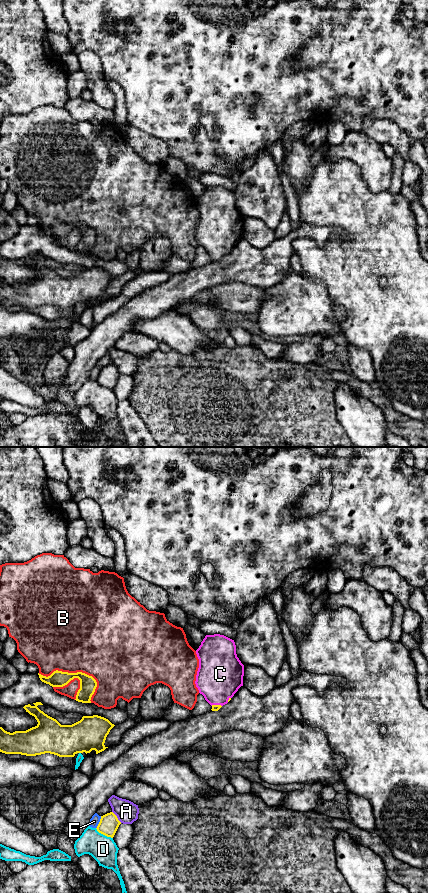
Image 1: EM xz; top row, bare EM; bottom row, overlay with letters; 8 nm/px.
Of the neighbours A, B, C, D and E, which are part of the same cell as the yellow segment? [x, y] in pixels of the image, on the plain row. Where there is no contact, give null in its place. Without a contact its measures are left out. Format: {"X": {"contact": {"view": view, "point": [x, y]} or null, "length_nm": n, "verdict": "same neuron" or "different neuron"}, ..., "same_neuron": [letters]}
{"A": {"contact": {"view": "xz", "point": [116, 369]}, "length_nm": 120, "verdict": "different neuron"}, "B": {"contact": {"view": "xz", "point": [70, 225]}, "length_nm": 500, "verdict": "different neuron"}, "C": {"contact": {"view": "xz", "point": [216, 257]}, "length_nm": 90, "verdict": "same neuron"}, "D": {"contact": {"view": "xz", "point": [104, 386]}, "length_nm": 170, "verdict": "different neuron"}, "E": {"contact": {"view": "xz", "point": [99, 374]}, "length_nm": 110, "verdict": "different neuron"}, "same_neuron": ["C"]}

